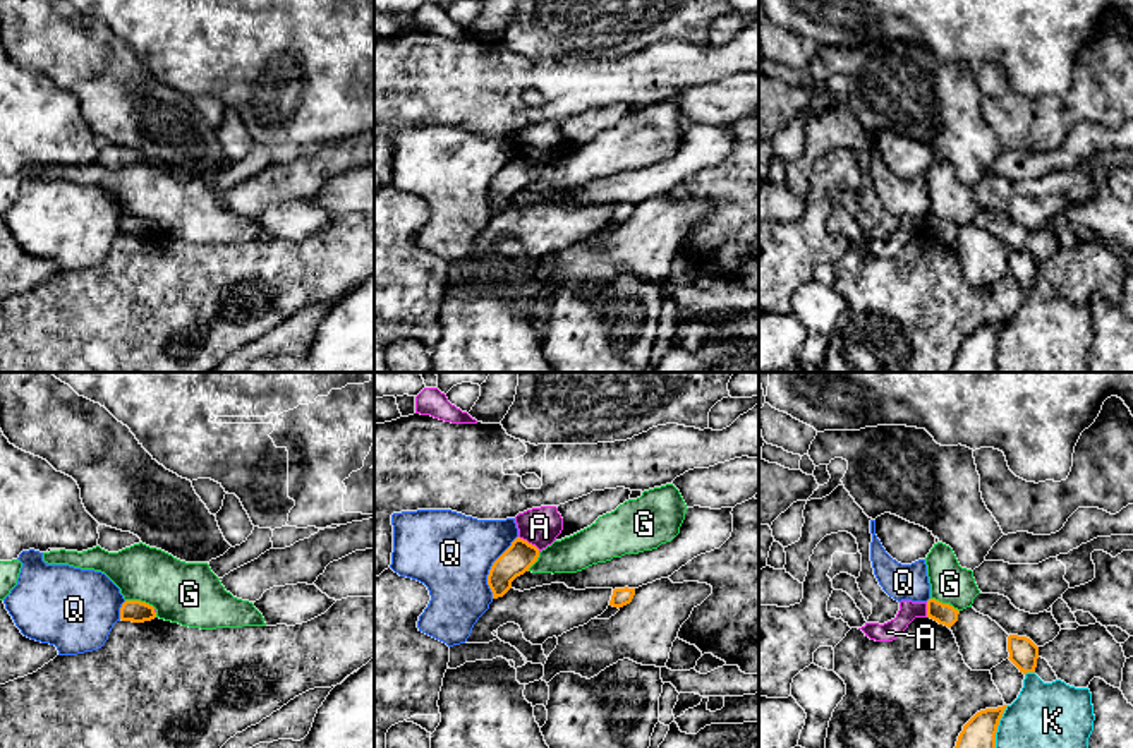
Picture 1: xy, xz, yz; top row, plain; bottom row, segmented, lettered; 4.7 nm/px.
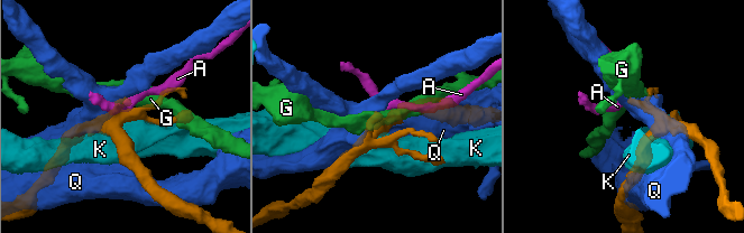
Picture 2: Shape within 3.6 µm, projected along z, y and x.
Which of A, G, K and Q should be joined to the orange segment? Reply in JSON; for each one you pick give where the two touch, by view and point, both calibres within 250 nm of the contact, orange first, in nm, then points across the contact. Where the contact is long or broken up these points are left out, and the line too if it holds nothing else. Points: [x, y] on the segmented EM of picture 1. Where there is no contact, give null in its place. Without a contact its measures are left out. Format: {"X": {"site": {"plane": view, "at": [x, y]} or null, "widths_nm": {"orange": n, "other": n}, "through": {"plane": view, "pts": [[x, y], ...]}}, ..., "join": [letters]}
{"join": []}

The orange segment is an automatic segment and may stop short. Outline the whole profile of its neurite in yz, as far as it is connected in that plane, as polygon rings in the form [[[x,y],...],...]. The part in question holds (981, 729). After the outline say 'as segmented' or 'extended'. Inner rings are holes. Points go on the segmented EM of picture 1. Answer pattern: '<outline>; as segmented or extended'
[[[1006,707],[977,712],[963,726],[954,748],[996,748],[996,733]]]; as segmented

